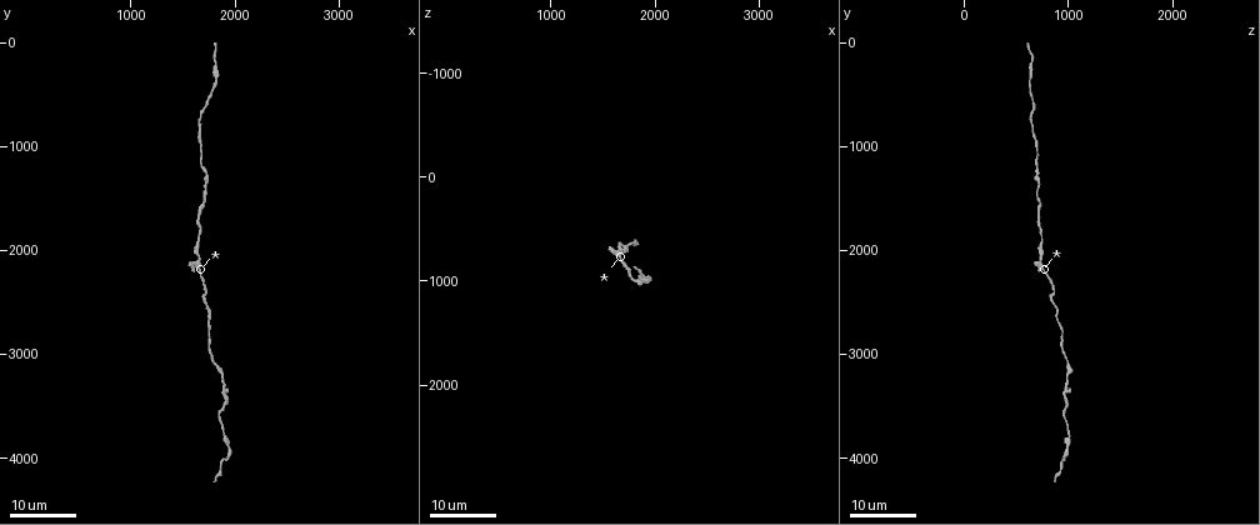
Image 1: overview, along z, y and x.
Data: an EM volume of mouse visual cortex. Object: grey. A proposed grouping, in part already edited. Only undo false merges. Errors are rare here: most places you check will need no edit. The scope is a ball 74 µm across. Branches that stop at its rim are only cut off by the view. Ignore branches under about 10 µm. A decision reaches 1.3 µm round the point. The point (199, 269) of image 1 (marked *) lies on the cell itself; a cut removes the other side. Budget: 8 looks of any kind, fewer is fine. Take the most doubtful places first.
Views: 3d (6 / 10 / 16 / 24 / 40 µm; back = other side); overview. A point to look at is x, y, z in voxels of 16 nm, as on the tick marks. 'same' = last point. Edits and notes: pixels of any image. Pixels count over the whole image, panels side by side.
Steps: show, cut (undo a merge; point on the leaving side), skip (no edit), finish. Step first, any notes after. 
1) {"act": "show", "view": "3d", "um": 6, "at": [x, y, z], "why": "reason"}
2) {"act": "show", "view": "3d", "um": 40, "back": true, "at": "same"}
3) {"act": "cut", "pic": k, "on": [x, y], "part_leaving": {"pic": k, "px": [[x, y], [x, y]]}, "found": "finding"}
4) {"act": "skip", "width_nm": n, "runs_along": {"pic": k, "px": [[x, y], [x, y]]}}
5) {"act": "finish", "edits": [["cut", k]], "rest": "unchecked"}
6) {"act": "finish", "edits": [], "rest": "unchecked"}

{"act": "show", "view": "3d", "um": 16, "at": [1720, 1220, 680], "why": "sudden change in width"}

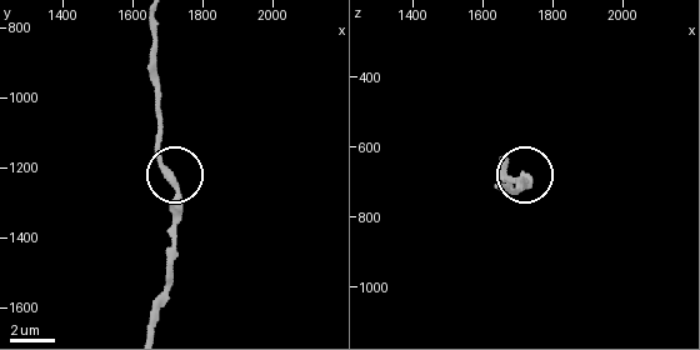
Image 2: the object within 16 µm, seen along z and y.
{"act": "show", "view": "3d", "um": 6, "at": "same"}

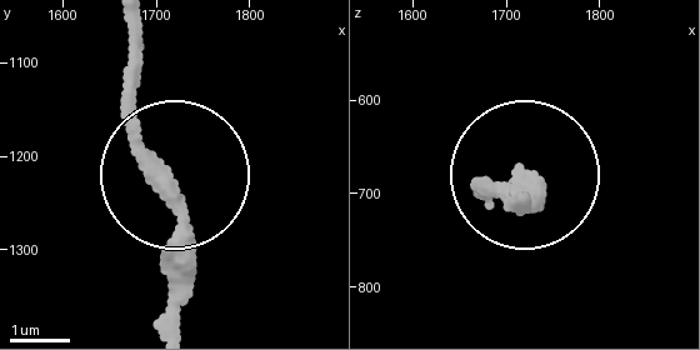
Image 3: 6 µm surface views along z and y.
{"act": "skip", "runs_along": {"pic": 3, "px": [[175, 328], [180, 208], [135, 119], [135, 29]]}, "found": "all the same cell"}

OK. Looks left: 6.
{"act": "show", "view": "3d", "um": 24, "at": [1860, 3520, 960]}

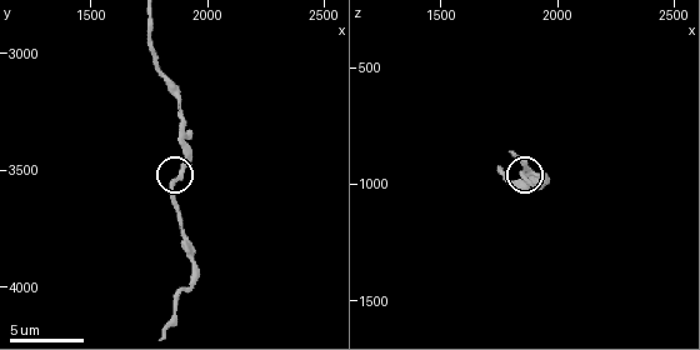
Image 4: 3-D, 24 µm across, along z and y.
{"act": "show", "view": "3d", "um": 10, "at": "same", "why": "zoom in"}

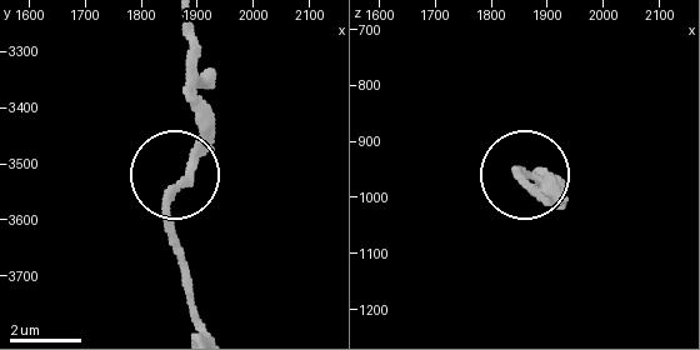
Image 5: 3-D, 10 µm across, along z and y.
{"act": "skip", "runs_along": {"pic": 5, "px": [[180, 26], [198, 153], [171, 206], [180, 284]]}, "found": "all the same cell"}

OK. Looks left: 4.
{"act": "show", "view": "3d", "um": 24, "at": [1640, 1960, 740], "why": "calibre changes"}

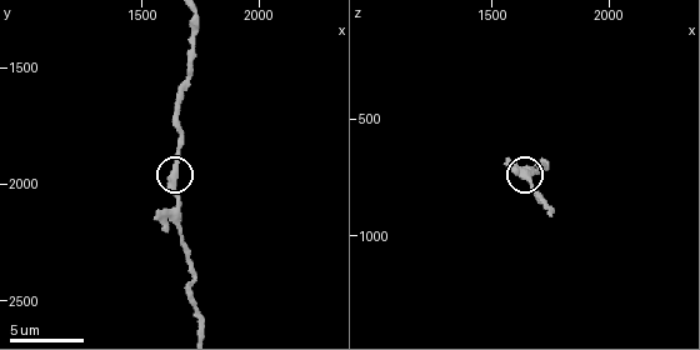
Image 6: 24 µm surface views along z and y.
{"act": "show", "view": "3d", "um": 10, "at": "same"}

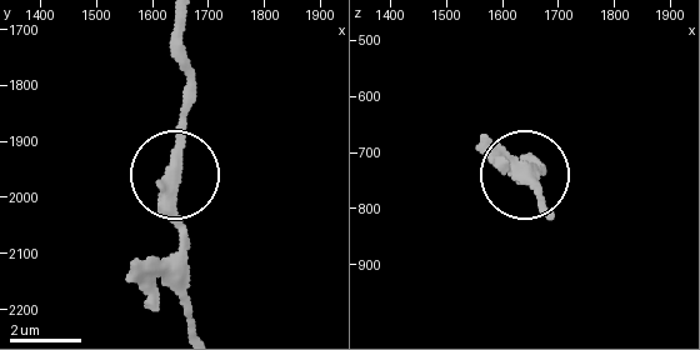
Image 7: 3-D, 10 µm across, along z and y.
{"act": "skip", "runs_along": {"pic": 7, "px": [[186, 296], [178, 246], [186, 53]]}, "found": "all the same cell"}

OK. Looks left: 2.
{"act": "show", "view": "3d", "um": 16, "at": [1900, 3200, 960], "why": "thin neck"}

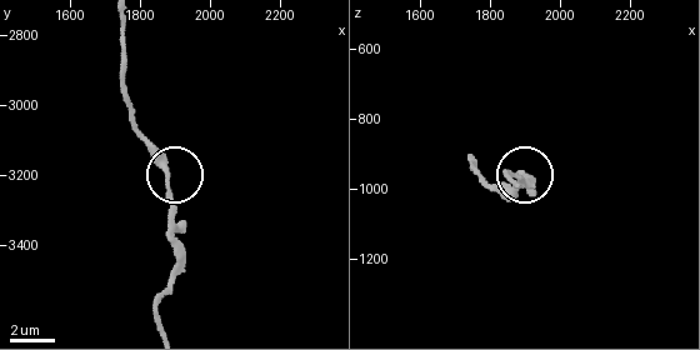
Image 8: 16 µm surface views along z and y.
{"act": "show", "view": "3d", "um": 10, "at": "same", "why": "closer look"}

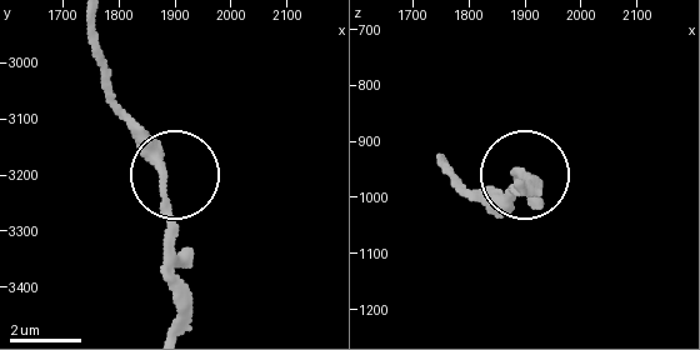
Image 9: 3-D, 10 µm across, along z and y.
{"act": "skip", "runs_along": {"pic": 9, "px": [[95, 26], [110, 99], [166, 188], [166, 284]]}, "found": "continuous, no second cell"}

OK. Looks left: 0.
{"act": "finish", "edits": [], "rest": "unchecked"}

